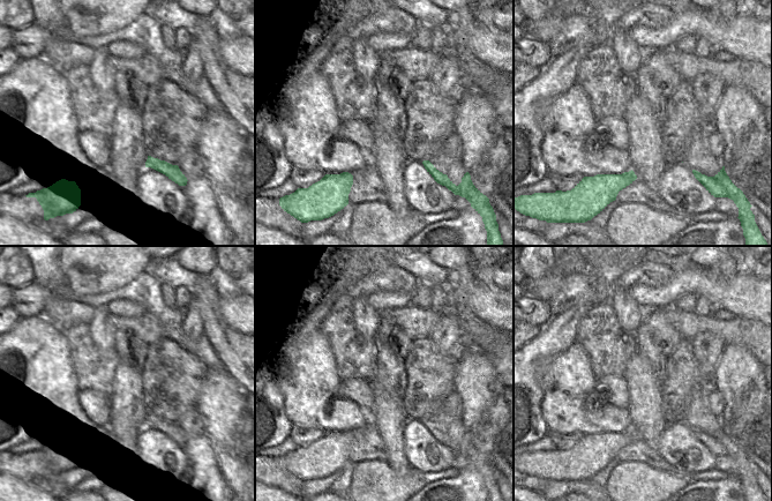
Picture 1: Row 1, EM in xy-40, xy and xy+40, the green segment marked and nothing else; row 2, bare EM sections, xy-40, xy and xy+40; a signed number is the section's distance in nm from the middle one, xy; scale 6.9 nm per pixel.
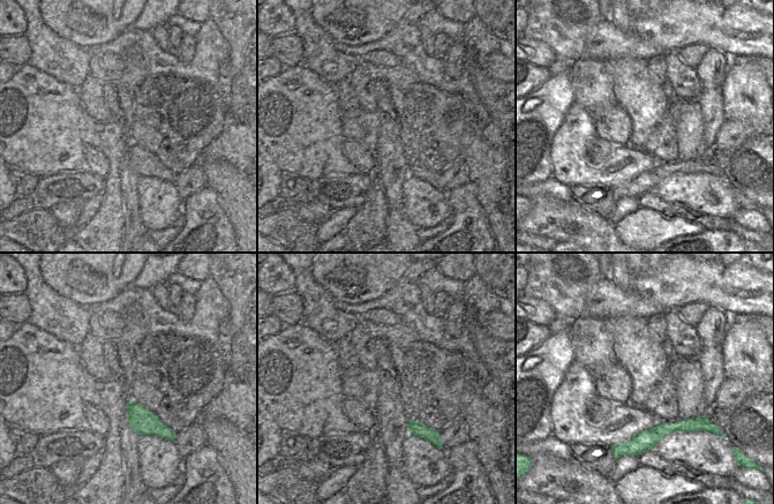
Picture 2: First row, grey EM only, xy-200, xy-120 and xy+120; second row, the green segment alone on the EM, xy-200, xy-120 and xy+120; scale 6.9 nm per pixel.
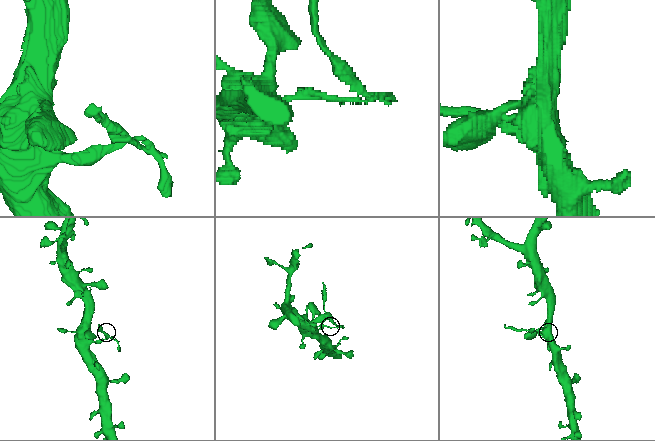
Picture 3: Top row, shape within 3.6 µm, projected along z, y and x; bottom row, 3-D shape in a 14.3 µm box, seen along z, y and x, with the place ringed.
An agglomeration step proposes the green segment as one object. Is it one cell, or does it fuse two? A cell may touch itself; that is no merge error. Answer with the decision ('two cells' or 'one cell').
two cells

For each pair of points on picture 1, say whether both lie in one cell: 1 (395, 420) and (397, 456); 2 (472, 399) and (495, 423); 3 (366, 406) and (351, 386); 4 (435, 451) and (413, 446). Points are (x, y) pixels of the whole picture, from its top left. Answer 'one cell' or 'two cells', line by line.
1: one cell
2: two cells
3: one cell
4: one cell

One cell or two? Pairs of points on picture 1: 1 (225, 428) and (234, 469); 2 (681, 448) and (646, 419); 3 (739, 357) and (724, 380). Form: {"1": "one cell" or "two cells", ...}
{"1": "one cell", "2": "two cells", "3": "one cell"}

